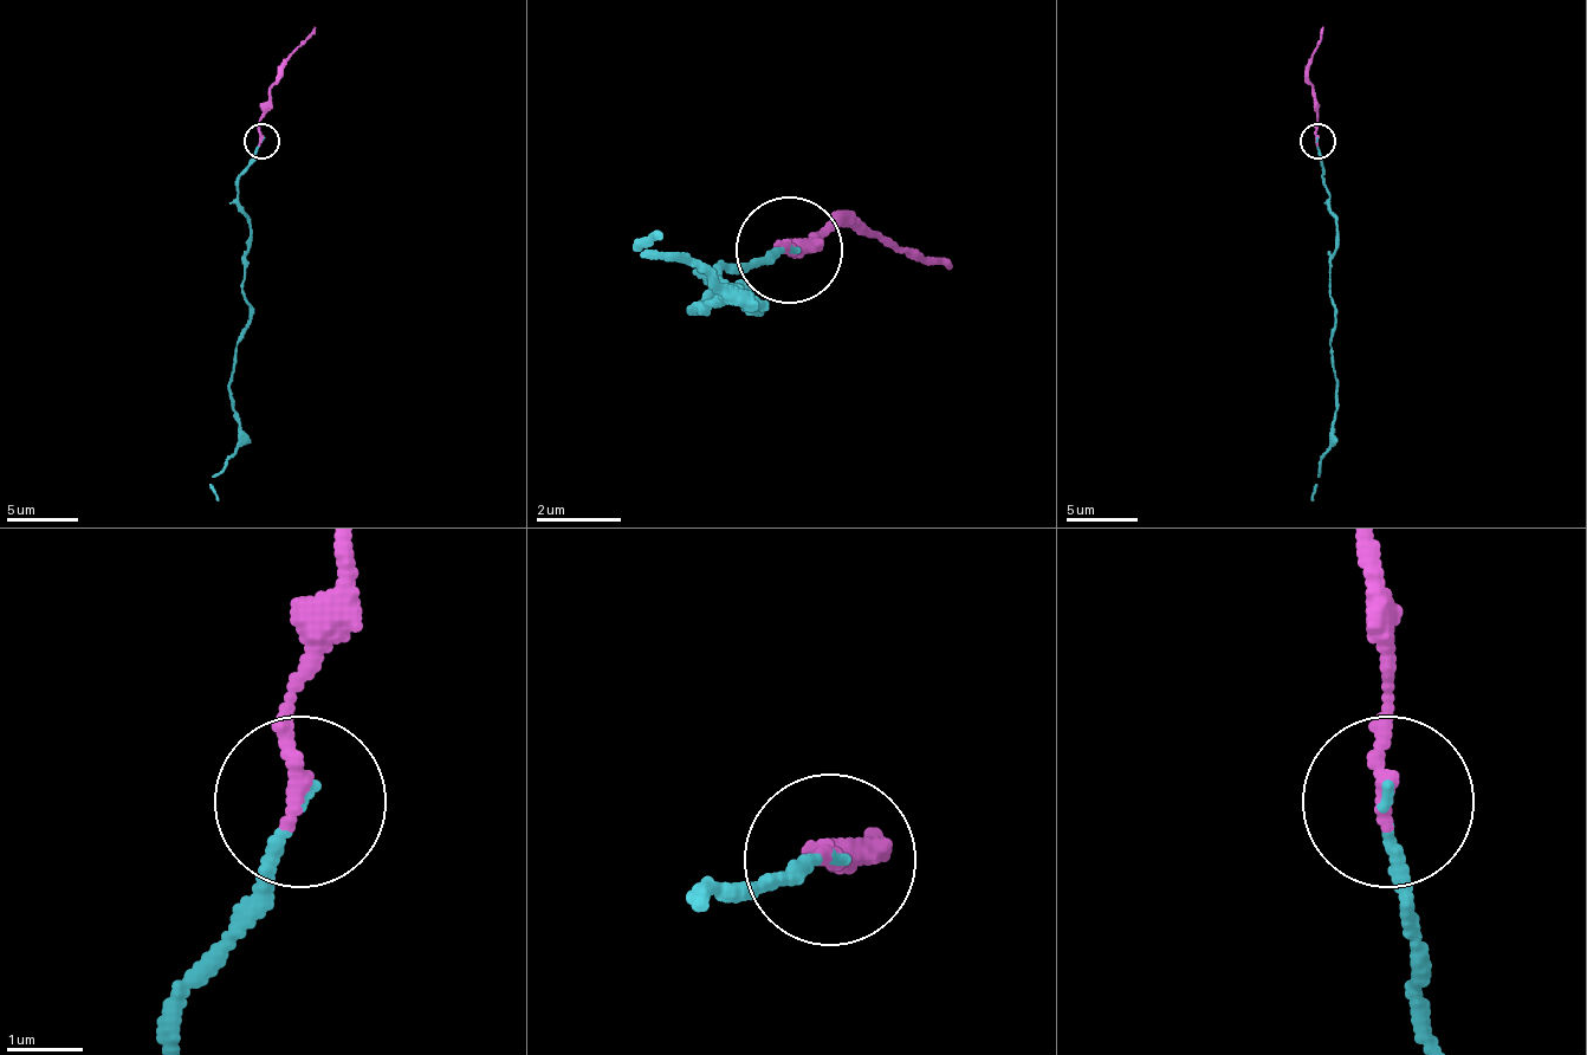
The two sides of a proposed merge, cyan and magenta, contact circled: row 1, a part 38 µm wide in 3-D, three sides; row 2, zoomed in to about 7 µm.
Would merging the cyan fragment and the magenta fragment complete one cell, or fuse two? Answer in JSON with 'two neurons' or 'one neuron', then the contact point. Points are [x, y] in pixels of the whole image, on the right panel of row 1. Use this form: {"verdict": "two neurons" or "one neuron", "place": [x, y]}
{"verdict": "one neuron", "place": [1317, 141]}

